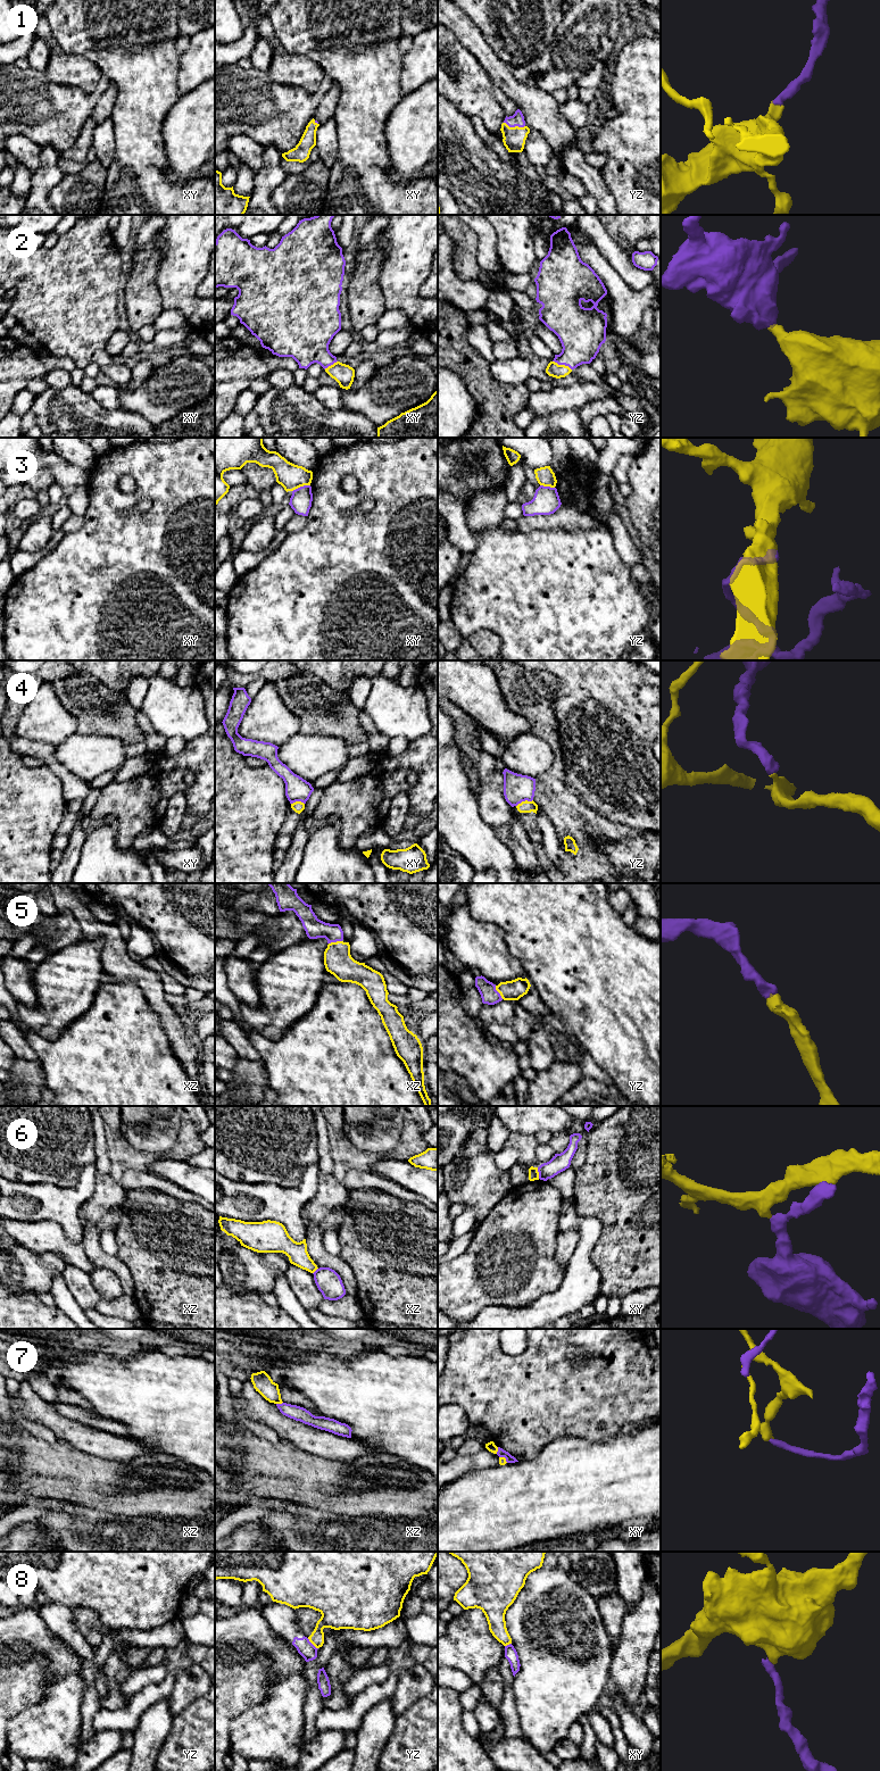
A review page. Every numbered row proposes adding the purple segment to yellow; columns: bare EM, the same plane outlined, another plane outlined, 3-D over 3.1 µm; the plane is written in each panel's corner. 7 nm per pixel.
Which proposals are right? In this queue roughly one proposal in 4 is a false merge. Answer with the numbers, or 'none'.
1, 2, 5

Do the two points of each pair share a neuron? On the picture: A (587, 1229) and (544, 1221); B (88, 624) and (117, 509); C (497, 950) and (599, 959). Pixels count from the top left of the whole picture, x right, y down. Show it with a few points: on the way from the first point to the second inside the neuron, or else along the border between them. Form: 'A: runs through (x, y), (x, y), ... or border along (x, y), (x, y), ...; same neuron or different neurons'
A: border along (563, 1198), (559, 1230); different neurons
B: runs through (116, 596), (116, 538); same neuron
C: border along (498, 926), (507, 949), (525, 972); different neurons

